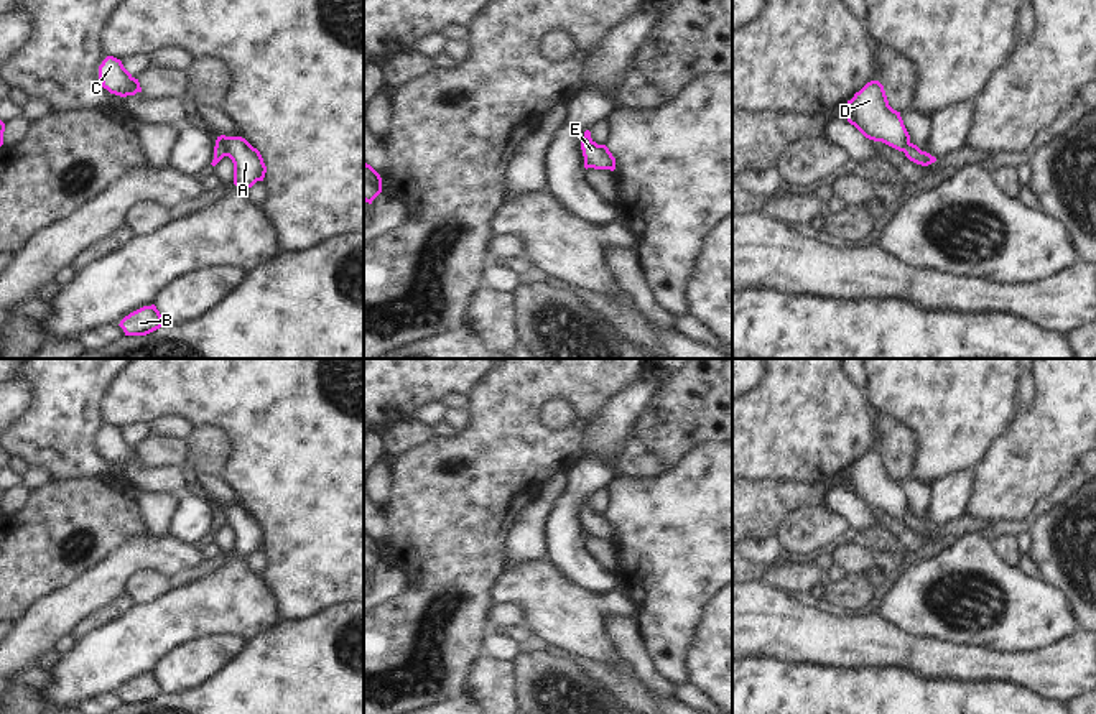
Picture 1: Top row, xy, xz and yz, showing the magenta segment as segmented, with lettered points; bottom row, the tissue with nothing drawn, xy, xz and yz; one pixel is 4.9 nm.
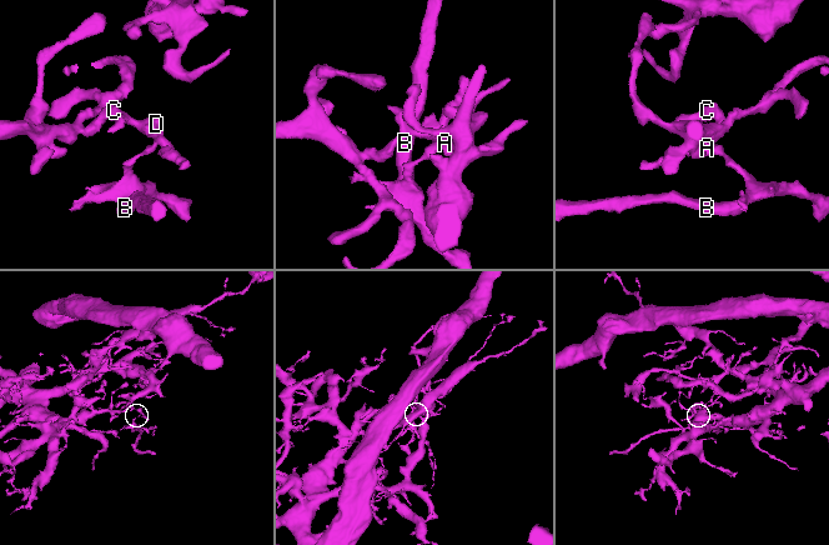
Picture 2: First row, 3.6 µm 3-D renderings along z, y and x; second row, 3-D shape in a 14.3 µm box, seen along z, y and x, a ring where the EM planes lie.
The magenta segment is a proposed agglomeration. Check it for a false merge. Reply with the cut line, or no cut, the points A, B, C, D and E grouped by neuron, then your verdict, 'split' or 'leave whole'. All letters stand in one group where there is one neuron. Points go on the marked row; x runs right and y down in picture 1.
xy (218, 137), (227, 155) | A C D E / B | split

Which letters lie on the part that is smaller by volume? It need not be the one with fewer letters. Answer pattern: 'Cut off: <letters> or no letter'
Cut off: B.

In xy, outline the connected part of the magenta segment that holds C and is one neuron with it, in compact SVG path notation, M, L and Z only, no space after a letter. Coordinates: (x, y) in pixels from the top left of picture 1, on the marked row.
M107 56L99 66L99 81L110 94L127 97L142 92L138 79L135 79L120 59Z

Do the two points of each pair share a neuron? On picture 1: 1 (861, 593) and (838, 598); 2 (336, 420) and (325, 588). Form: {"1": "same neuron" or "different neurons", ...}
{"1": "same neuron", "2": "same neuron"}

